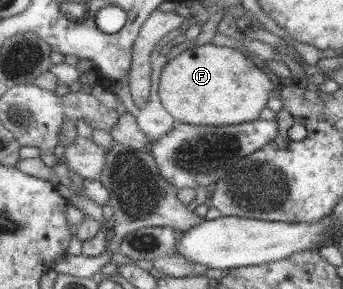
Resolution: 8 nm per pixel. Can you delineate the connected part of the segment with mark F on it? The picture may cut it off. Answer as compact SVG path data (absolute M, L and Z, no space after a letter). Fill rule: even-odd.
M210 42L188 47L173 59L166 60L166 65L161 68L158 81L158 97L161 106L168 115L171 115L174 122L189 125L237 125L237 123L259 119L260 112L266 107L274 86L258 66L256 60L243 56L234 48L217 46Z

